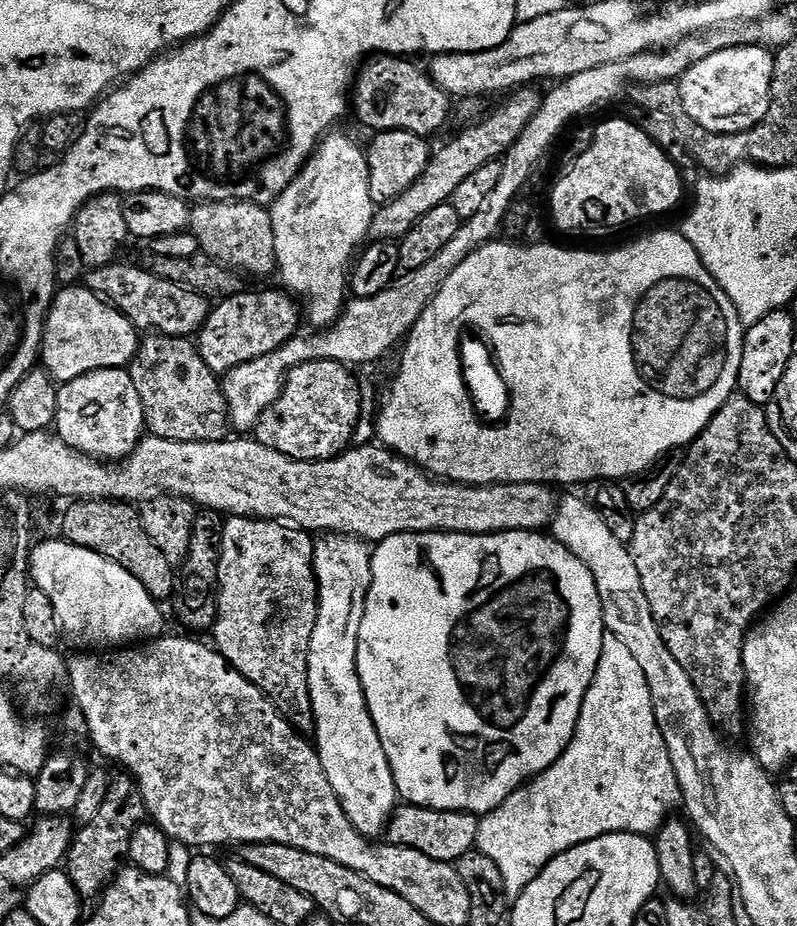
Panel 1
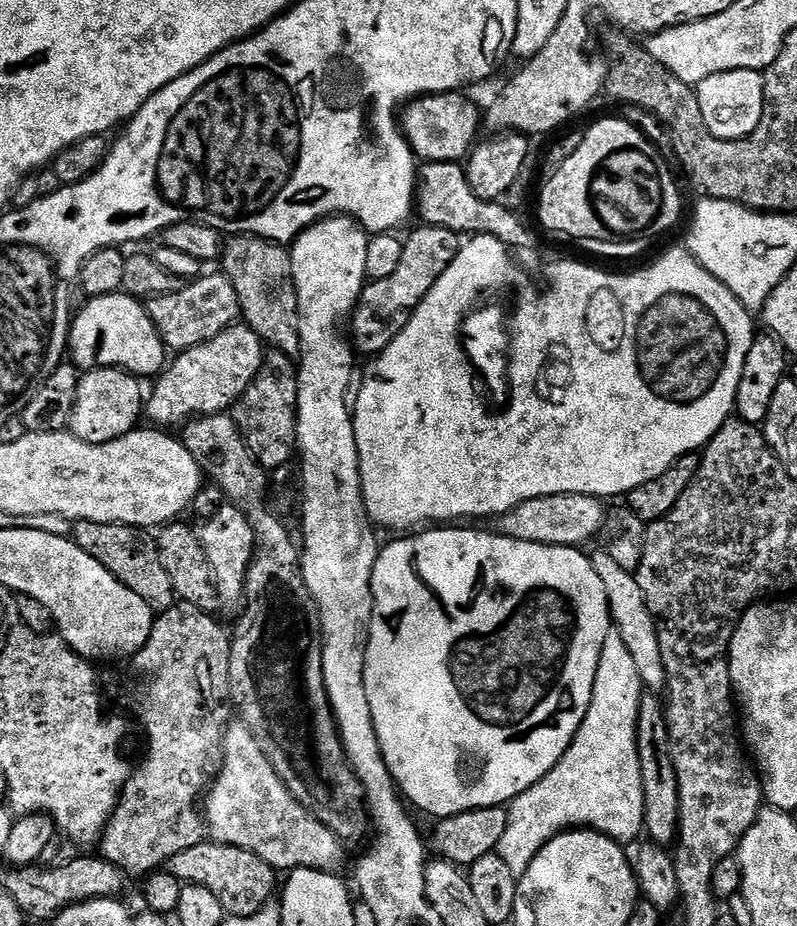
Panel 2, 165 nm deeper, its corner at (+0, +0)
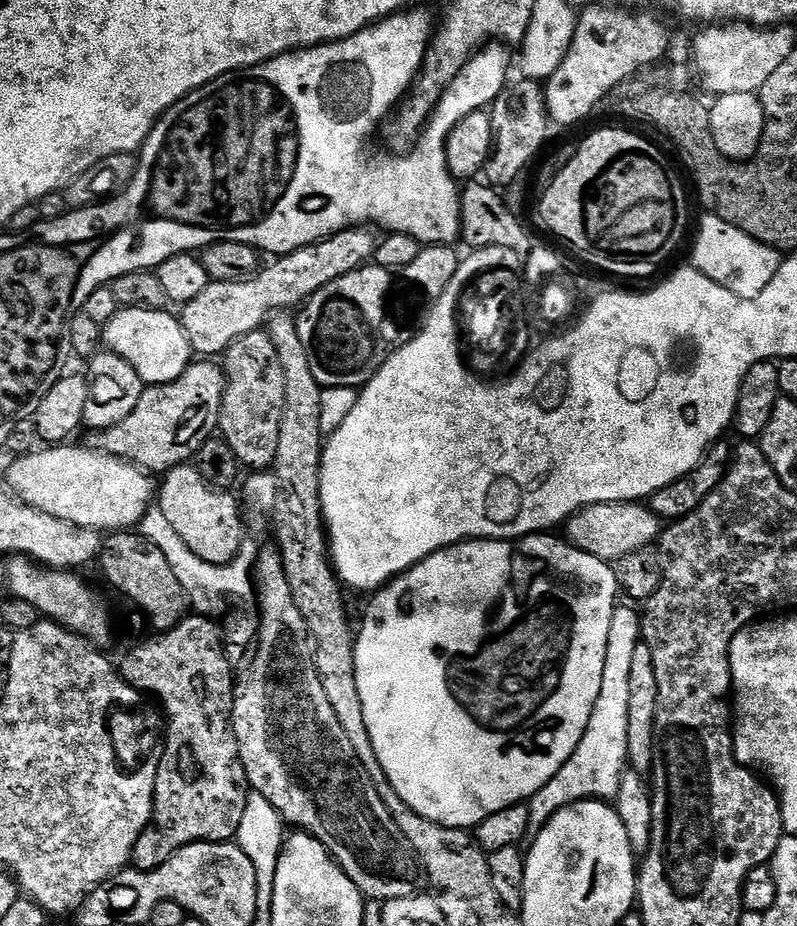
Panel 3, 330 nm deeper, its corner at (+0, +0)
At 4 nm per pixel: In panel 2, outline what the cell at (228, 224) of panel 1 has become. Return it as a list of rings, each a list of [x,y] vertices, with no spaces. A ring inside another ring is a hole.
[[[236,234],[223,245],[223,275],[230,278],[238,293],[243,323],[253,328],[269,349],[284,352],[293,358],[300,354],[298,330],[298,294],[292,273],[292,253],[285,245],[260,236]]]

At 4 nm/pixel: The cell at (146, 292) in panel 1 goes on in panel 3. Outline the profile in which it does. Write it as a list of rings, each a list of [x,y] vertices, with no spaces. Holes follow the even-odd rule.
[[[353,226],[343,232],[307,244],[294,250],[289,256],[275,257],[272,265],[261,267],[256,275],[242,282],[211,281],[198,298],[190,298],[178,312],[178,319],[193,353],[200,358],[219,357],[238,338],[251,332],[259,332],[270,317],[281,310],[292,310],[303,305],[322,286],[350,274],[355,268],[363,268],[373,259],[378,243],[373,229]]]

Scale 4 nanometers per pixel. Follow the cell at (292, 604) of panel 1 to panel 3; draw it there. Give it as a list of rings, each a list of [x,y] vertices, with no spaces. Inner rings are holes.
[[[180,464],[163,473],[158,484],[158,508],[168,523],[169,533],[184,540],[202,562],[228,564],[240,552],[240,546],[246,538],[244,520],[240,517],[242,504],[232,497],[228,490],[217,490],[198,474],[191,464]]]

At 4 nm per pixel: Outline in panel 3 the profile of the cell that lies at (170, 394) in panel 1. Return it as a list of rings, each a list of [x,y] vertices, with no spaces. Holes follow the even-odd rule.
[[[276,546],[261,547],[257,551],[254,596],[260,599],[260,606],[259,628],[250,656],[252,665],[241,667],[241,672],[239,669],[235,673],[232,693],[232,725],[249,789],[262,794],[262,798],[278,810],[285,825],[292,827],[293,824],[293,829],[306,832],[322,842],[336,859],[347,883],[359,895],[381,902],[417,895],[420,876],[422,880],[420,862],[410,842],[406,842],[406,834],[398,830],[398,822],[390,818],[386,802],[378,798],[374,782],[370,782],[362,762],[358,762],[354,746],[350,746],[330,701],[326,699],[322,678],[318,678],[316,643],[310,634],[310,626],[306,626],[306,618],[302,618],[302,610],[298,610],[294,602],[294,590],[290,590],[290,581],[286,578],[280,550]]]

